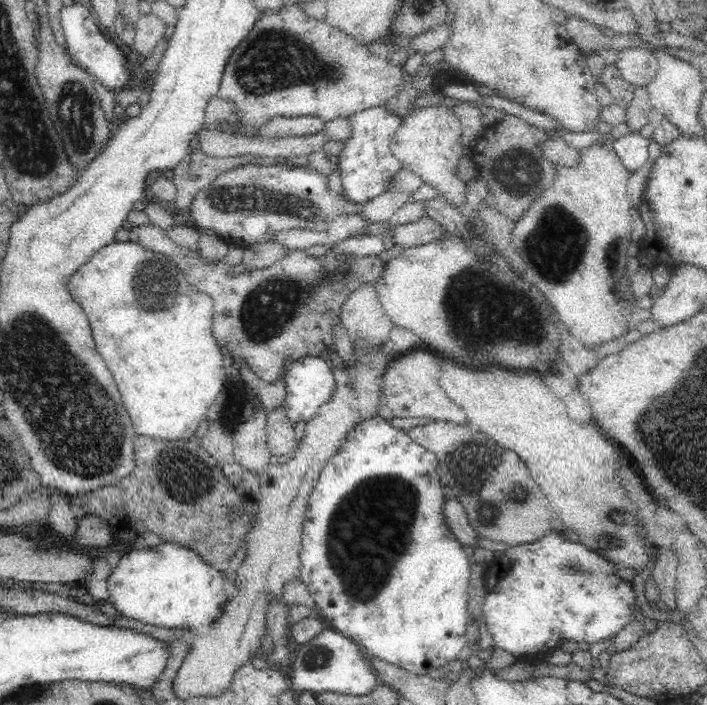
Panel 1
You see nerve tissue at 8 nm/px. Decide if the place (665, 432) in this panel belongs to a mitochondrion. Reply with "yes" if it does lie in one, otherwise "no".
yes

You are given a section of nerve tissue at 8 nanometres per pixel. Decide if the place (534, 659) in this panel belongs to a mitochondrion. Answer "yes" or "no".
no

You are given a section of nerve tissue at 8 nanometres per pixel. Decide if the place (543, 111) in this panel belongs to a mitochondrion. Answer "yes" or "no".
no

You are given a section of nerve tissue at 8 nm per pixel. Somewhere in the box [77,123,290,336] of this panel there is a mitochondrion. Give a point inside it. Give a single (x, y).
(153, 288)

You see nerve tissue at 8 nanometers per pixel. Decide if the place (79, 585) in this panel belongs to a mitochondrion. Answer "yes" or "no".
no

